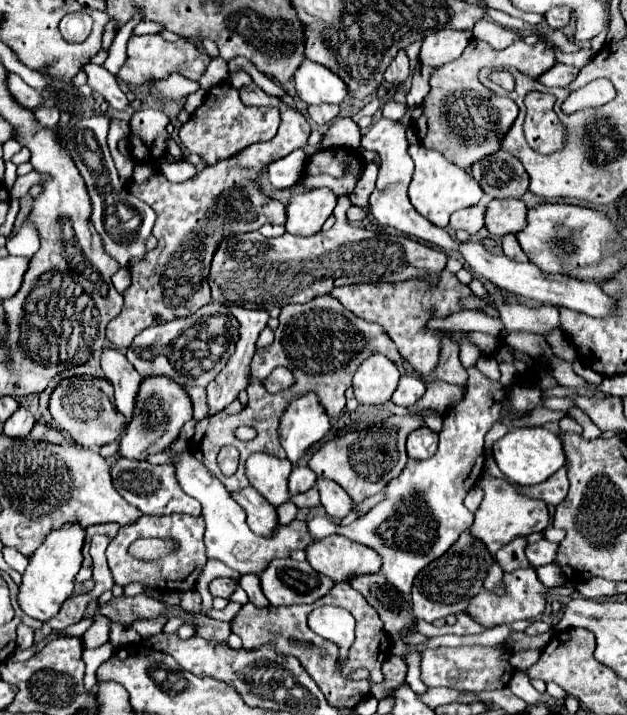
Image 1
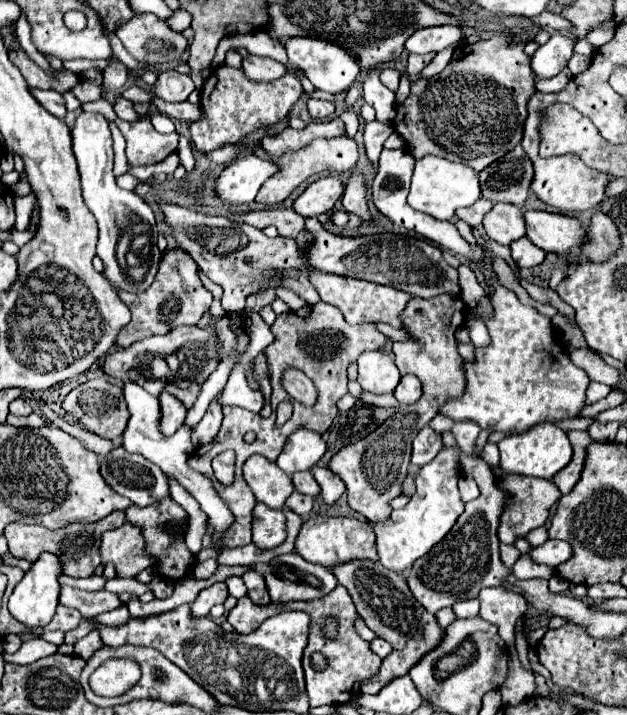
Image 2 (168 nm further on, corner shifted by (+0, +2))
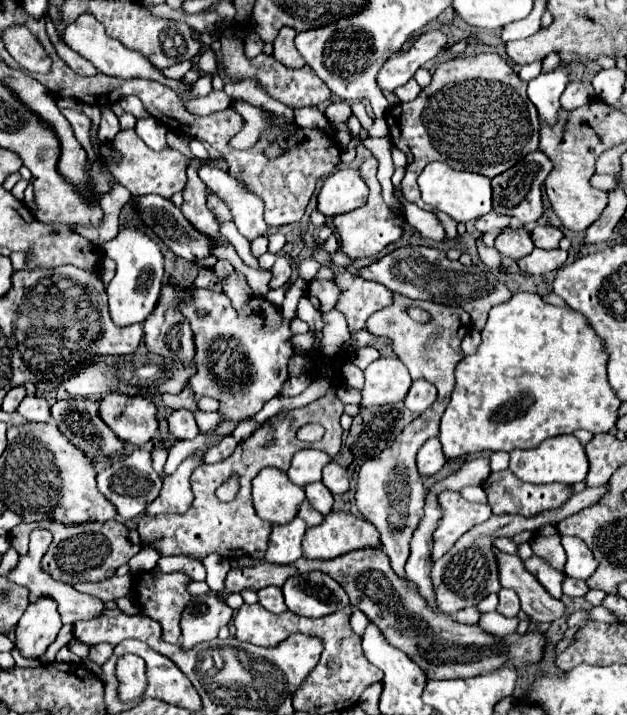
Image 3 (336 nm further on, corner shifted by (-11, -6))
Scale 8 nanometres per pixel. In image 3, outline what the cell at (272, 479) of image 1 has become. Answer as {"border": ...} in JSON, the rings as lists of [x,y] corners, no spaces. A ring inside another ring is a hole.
{"border":[[[263,468],[253,480],[253,500],[257,514],[271,524],[285,524],[295,518],[299,504],[305,500],[303,486],[289,480],[277,468]]]}

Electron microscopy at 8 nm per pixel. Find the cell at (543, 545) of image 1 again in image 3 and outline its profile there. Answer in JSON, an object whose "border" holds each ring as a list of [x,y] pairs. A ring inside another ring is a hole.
{"border":[[[563,536],[561,544],[567,554],[567,562],[563,570],[565,576],[575,578],[575,580],[587,580],[597,568],[597,560],[593,558],[587,544],[583,544],[583,540],[575,536]]]}

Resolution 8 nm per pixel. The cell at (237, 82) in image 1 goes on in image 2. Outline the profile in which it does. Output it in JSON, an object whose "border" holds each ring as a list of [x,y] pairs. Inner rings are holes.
{"border":[[[252,54],[244,56],[242,68],[246,76],[254,82],[270,82],[286,74],[286,64],[276,62],[272,58],[264,58],[264,56],[252,56]]]}

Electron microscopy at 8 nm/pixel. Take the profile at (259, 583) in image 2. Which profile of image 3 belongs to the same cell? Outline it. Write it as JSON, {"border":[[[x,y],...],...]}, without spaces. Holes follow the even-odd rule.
{"border":[[[277,586],[261,588],[261,590],[257,592],[257,596],[259,596],[259,604],[261,604],[263,608],[267,608],[269,612],[273,612],[273,614],[281,614],[281,612],[287,610],[287,606],[285,606],[285,602],[283,602],[283,592],[281,592],[281,588],[277,588]]]}

